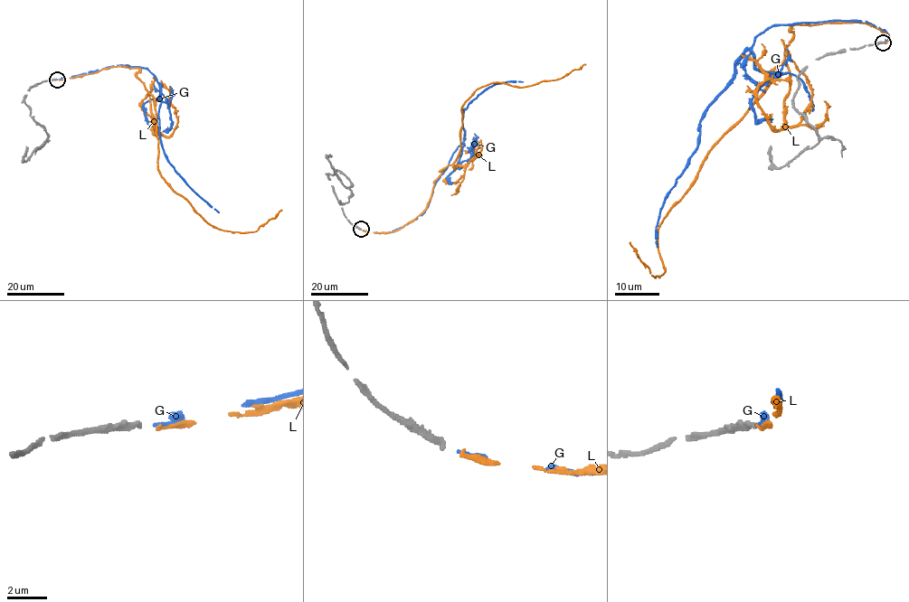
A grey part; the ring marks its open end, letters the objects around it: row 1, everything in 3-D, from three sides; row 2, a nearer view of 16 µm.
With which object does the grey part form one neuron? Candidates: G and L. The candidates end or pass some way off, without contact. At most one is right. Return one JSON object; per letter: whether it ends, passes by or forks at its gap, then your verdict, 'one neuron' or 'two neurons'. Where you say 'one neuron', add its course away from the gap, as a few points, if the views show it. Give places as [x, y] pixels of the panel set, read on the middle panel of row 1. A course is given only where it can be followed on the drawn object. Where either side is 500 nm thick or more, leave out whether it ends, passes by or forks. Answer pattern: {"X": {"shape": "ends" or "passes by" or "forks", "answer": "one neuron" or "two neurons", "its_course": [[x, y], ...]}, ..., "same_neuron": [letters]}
{"G": {"shape": "ends", "answer": "one neuron", "its_course": [[362, 230], [393, 231], [421, 215], [429, 204], [436, 180], [464, 140], [463, 110], [494, 85], [522, 82]]}, "L": {"shape": "ends", "answer": "two neurons"}, "same_neuron": ["G"]}

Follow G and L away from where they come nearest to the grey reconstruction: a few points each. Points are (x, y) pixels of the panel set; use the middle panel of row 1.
G: (362, 230), (393, 231), (421, 215), (429, 204), (436, 180), (464, 140), (463, 110), (494, 85), (522, 82)
L: (363, 230), (399, 230), (425, 210), (440, 171), (459, 154), (461, 108), (478, 89), (559, 79), (586, 64)

